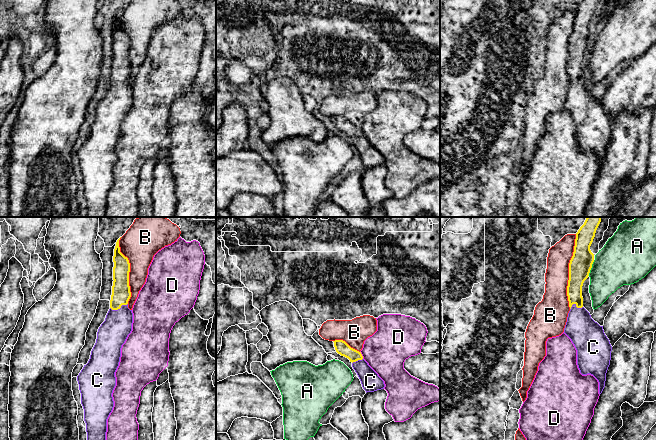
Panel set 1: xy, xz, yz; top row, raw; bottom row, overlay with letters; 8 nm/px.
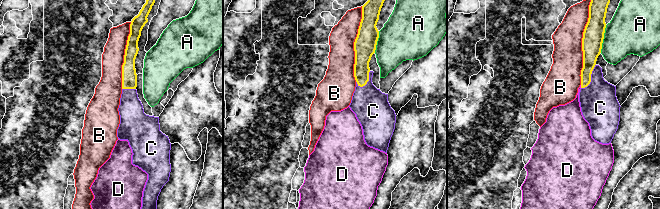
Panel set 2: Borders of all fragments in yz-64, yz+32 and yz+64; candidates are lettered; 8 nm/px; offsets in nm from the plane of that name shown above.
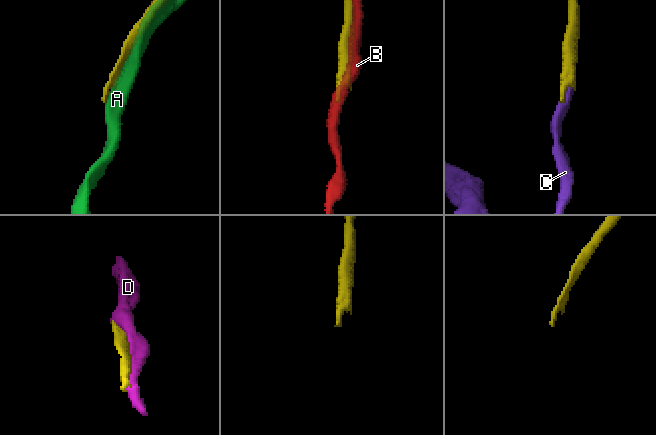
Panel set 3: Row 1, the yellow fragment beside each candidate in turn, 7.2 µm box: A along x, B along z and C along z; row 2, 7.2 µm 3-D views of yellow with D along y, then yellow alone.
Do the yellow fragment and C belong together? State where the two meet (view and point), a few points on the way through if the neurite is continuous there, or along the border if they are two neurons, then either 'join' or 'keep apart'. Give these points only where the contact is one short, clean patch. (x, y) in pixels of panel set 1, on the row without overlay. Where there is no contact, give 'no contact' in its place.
xy (118, 84) | join

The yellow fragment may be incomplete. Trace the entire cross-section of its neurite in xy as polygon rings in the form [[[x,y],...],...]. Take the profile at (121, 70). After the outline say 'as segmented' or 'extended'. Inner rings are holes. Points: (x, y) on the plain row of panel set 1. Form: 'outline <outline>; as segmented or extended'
outline [[[119,16],[113,32],[113,62],[110,85],[97,108],[90,135],[77,152],[84,185],[87,217],[106,217],[107,195],[114,183],[115,148],[121,124],[132,107],[133,89],[128,84],[130,39],[120,28]]]; extended

